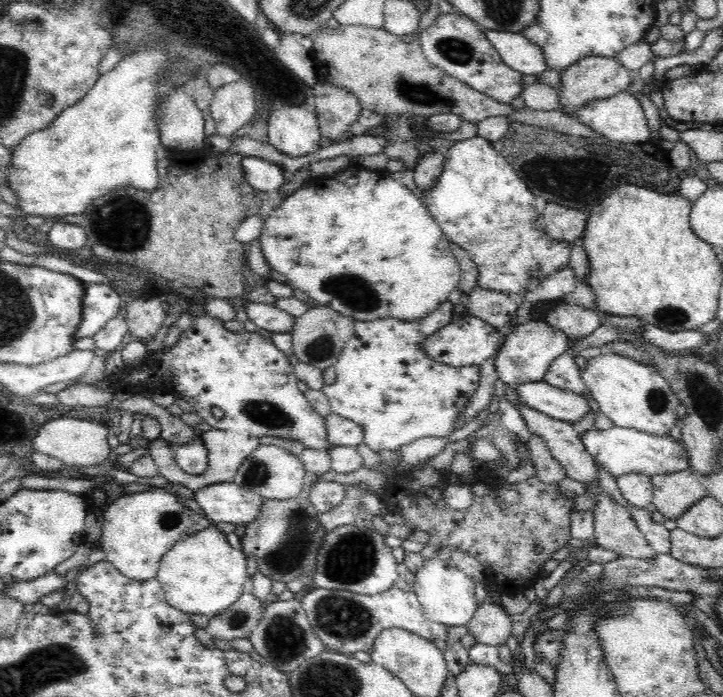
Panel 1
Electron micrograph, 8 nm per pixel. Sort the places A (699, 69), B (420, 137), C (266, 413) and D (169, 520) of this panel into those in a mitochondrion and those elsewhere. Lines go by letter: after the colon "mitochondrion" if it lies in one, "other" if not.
A: other
B: other
C: mitochondrion
D: mitochondrion

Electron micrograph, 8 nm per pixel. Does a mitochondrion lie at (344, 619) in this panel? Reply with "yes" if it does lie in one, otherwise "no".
yes

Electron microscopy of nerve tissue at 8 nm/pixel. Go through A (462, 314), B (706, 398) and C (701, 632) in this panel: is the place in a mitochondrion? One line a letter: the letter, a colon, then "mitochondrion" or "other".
A: other
B: mitochondrion
C: other

